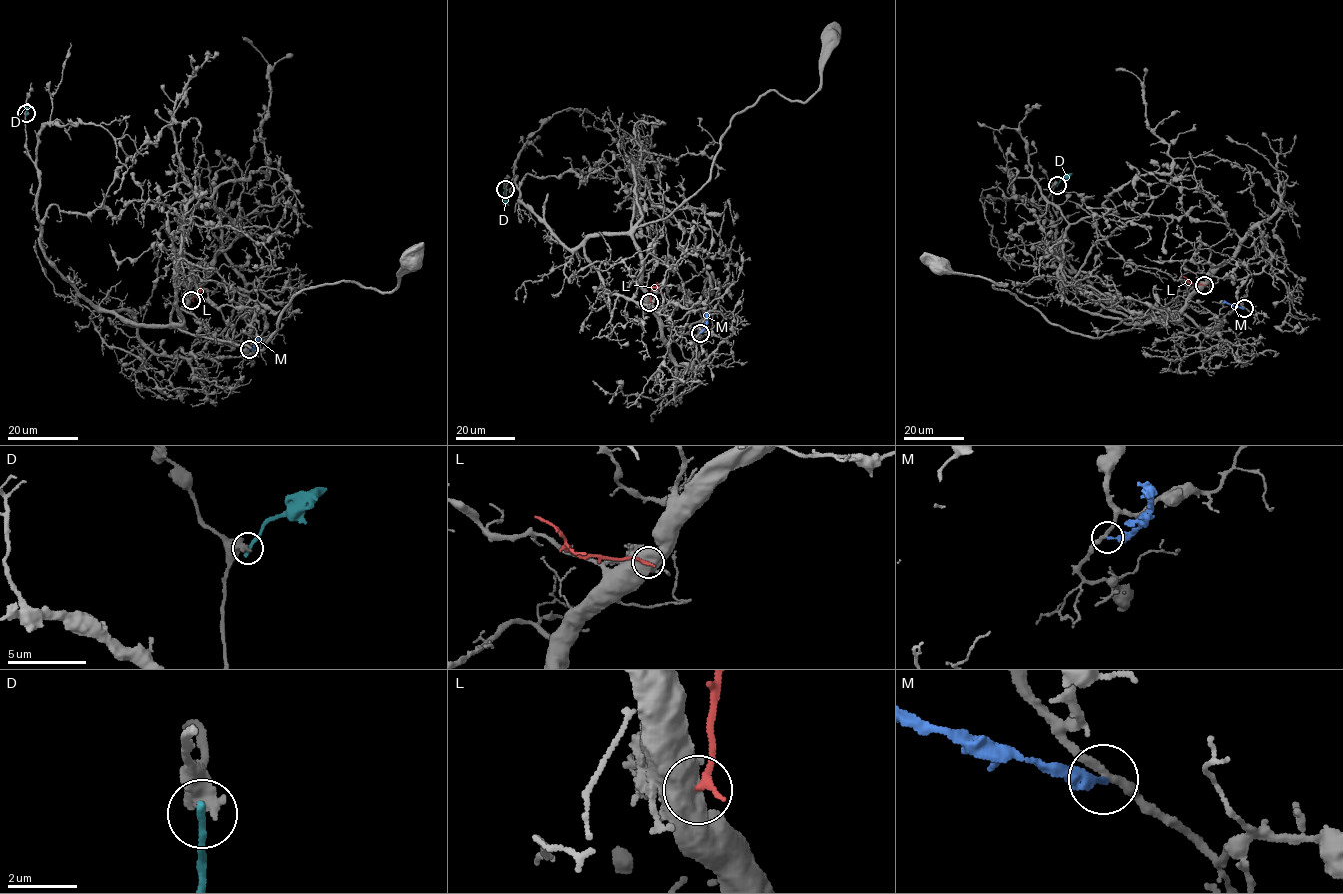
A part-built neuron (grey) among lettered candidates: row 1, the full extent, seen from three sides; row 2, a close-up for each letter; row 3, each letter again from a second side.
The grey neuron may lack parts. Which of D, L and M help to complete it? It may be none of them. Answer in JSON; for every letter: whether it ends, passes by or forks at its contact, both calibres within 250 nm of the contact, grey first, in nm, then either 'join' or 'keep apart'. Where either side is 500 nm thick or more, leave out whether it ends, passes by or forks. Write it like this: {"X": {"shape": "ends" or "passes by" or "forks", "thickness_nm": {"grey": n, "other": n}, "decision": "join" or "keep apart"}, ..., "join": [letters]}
{"D": {"thickness_nm": {"grey": 550, "other": 240}, "decision": "keep apart"}, "L": {"thickness_nm": {"grey": 750, "other": 220}, "decision": "keep apart"}, "M": {"shape": "ends", "thickness_nm": {"grey": 240, "other": 170}, "decision": "keep apart"}, "join": []}

